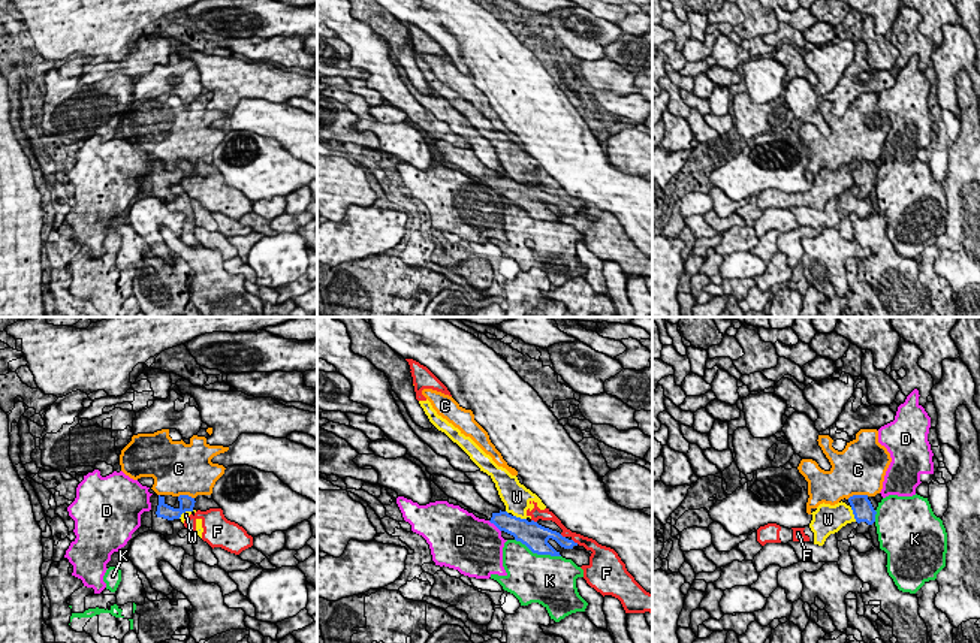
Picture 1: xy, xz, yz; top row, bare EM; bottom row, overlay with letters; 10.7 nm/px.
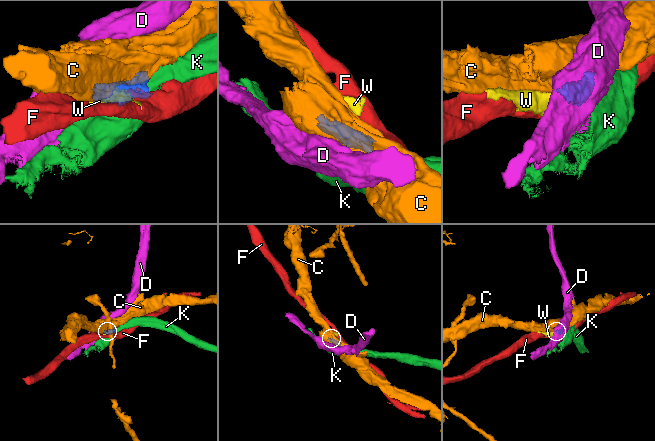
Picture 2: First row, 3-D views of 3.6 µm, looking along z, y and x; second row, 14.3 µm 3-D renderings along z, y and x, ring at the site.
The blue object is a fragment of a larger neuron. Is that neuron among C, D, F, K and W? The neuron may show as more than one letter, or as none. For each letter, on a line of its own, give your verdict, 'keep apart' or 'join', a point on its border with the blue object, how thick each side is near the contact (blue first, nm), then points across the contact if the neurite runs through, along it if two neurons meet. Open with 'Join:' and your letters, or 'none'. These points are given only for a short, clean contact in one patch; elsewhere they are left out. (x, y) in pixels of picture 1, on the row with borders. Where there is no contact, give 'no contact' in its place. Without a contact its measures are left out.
Join: none
C: keep apart | yz (858, 495) | 220/480 nm
D: keep apart | xz (494, 524) | 220/480 nm | along xz (488, 521), (500, 531)
F: keep apart | xz (573, 542) | 120/130 nm
K: keep apart | xz (537, 554) | 280/500 nm
W: keep apart | yz (853, 513) | 220/300 nm | along yz (850, 507), (856, 521)

